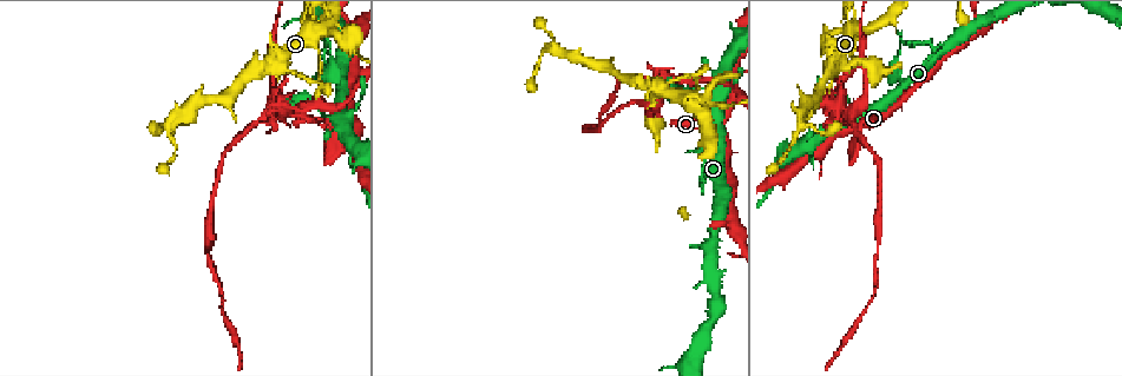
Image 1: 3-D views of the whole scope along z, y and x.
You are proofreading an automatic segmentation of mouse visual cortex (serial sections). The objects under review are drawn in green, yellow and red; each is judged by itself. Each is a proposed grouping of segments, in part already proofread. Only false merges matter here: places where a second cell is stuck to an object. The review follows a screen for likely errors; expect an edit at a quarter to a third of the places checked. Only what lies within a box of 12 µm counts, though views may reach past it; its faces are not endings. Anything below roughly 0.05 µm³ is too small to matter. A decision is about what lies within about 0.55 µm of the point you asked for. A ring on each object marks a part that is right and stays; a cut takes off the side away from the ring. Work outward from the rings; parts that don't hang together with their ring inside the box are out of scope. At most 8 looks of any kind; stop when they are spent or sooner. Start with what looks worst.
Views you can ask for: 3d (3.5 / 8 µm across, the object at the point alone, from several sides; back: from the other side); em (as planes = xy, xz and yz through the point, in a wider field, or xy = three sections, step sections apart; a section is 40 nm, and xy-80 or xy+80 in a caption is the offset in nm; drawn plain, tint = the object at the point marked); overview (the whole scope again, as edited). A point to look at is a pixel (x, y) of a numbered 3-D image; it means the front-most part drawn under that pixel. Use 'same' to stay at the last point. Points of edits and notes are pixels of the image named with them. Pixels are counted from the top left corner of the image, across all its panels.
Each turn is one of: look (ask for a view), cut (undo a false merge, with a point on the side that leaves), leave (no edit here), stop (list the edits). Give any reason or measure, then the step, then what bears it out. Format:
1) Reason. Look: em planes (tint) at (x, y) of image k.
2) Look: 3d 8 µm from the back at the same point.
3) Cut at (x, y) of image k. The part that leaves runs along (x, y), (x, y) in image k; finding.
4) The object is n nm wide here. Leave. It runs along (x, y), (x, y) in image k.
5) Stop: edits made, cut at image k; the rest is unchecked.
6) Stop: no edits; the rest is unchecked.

Thin neck. Look: 3d 3.5 µm at (724, 226) of image 1.

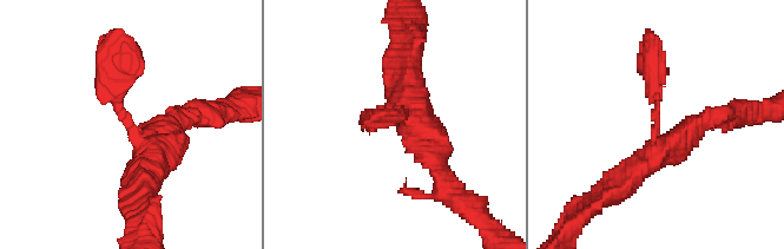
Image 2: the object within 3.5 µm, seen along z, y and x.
3 arms meet here; the arms are 200, 350, 400 nm wide; need the tissue. Look: em xy step 3 (tint) at (133, 135) of image 2.

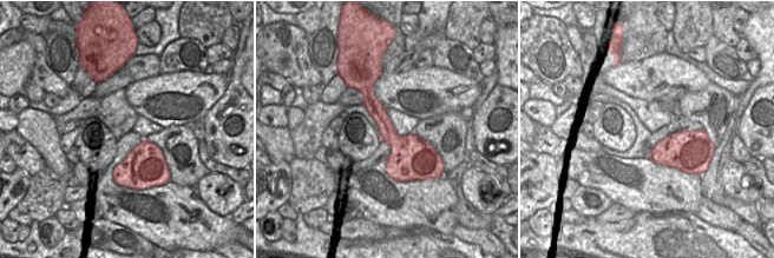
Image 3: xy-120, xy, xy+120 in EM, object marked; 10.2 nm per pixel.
Leave. It runs along (619, 188), (656, 155), (644, 78) in image 2; continuous, no second cell.

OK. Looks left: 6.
Sharp bend. Look: 3d 8 µm at (927, 41) of image 1.

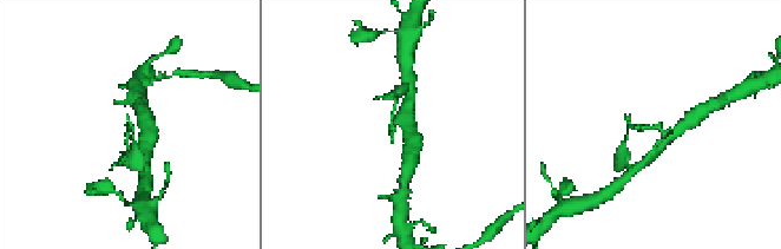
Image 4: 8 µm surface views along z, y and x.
Zoom in. Look: 3d 3.5 µm from the back at (392, 126) of image 4.

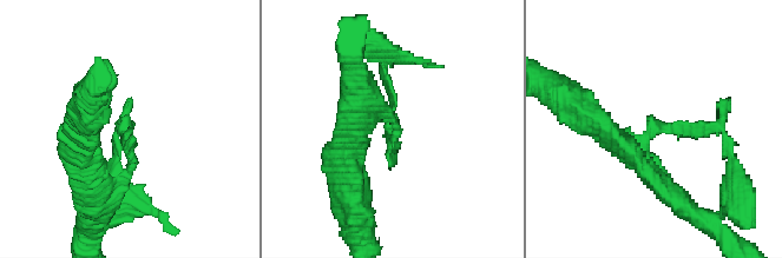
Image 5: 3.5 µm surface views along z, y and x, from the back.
The arms are 100, 150 nm wide; need the tissue. Look: em planes (tint) at (127, 126) of image 5.

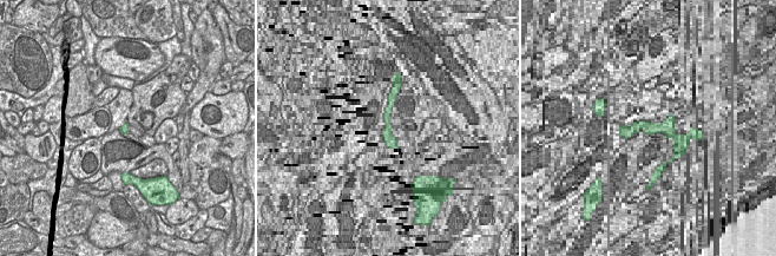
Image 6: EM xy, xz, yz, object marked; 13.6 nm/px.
The object is 130 nm wide here. Cut at (687, 131) of image 5. The part that leaves runs along (648, 157), (654, 127), (723, 131) in image 5; two cells meet here.

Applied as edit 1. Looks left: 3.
Abrupt turn. Look: 3d 3.5 µm from the back at (166, 124) of image 1.

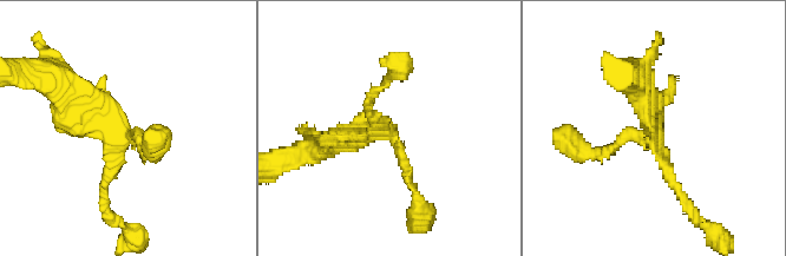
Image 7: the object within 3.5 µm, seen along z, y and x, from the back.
3 arms meet here; the arms are 150, 150, 350 nm wide. Look: em xy step 2 (tint) at (385, 134) of image 7.

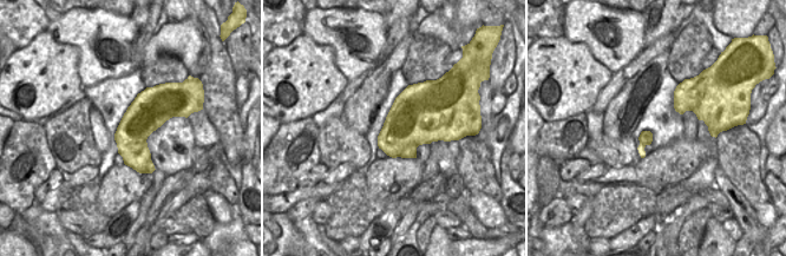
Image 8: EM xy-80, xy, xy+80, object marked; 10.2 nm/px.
Look: em xy step 3 (tint) at the same point.

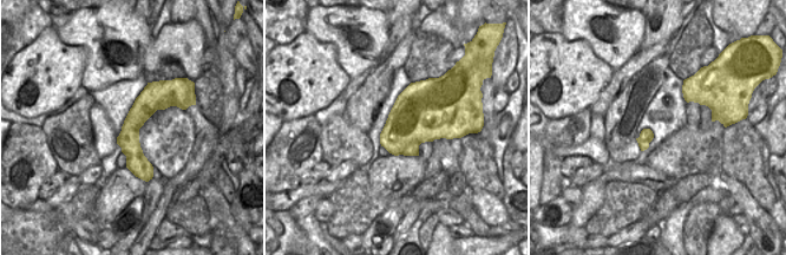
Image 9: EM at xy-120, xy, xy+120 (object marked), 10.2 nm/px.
The object is 550 nm wide here. Leave. It runs along (641, 85), (653, 143), (683, 201) in image 7; one cell here.

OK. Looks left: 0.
Stop: edits made, cut at image 5; the rest is unchecked.

